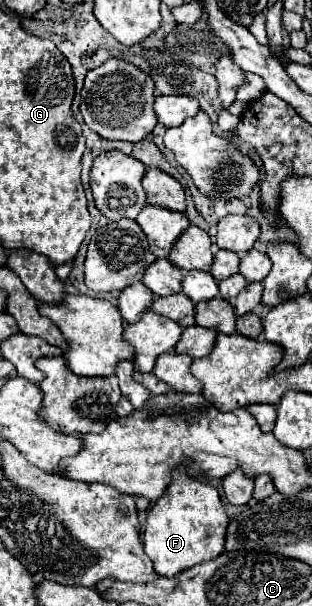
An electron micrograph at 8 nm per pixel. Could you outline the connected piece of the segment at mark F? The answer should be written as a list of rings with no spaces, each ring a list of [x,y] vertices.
[[[180,465],[168,491],[148,509],[144,529],[144,551],[152,559],[154,569],[160,577],[174,577],[198,563],[216,559],[224,553],[224,539],[228,527],[228,515],[224,513],[218,489],[190,479],[184,465]]]

